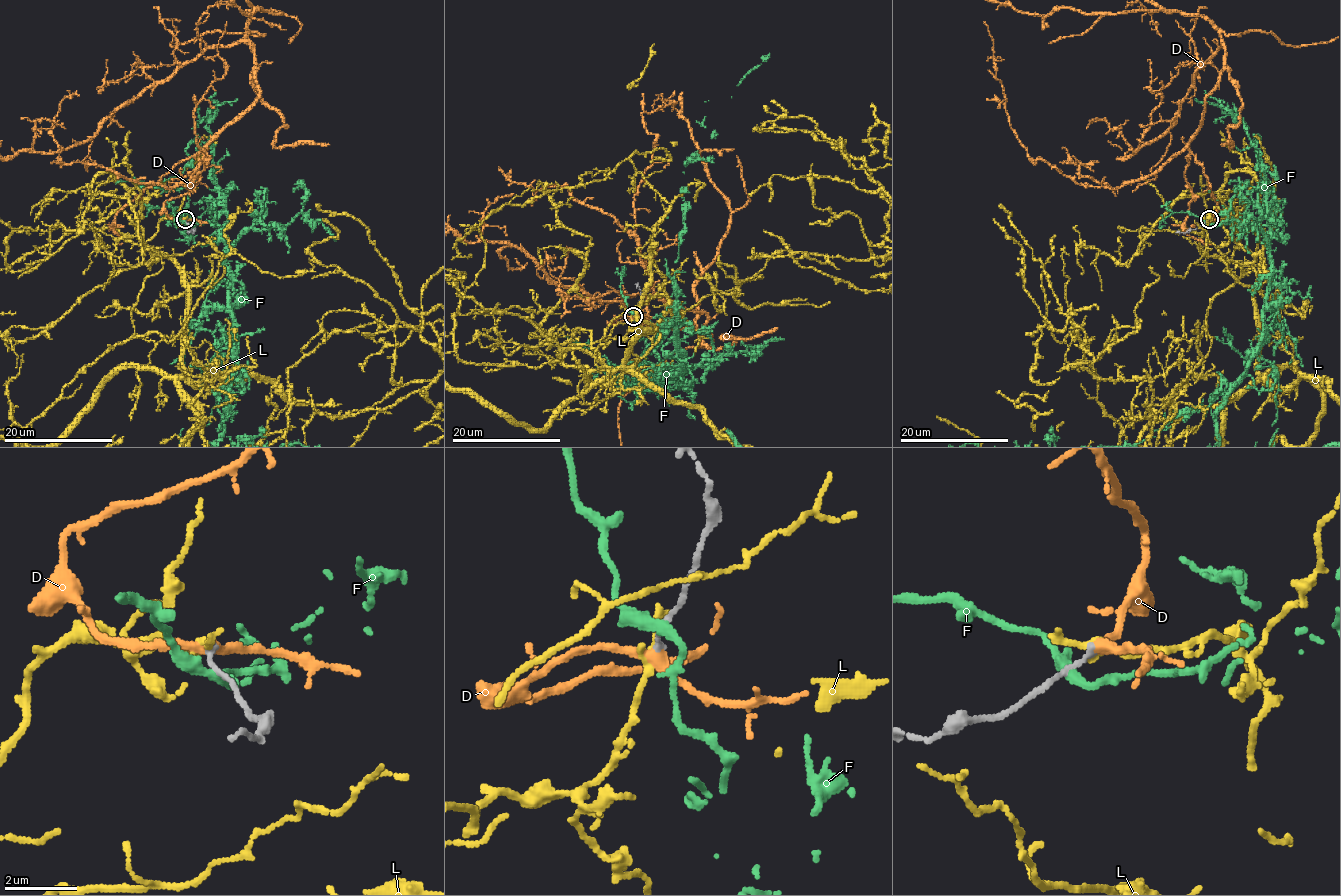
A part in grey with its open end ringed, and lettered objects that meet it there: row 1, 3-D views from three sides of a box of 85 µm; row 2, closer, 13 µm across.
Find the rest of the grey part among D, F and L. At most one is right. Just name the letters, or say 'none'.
D

